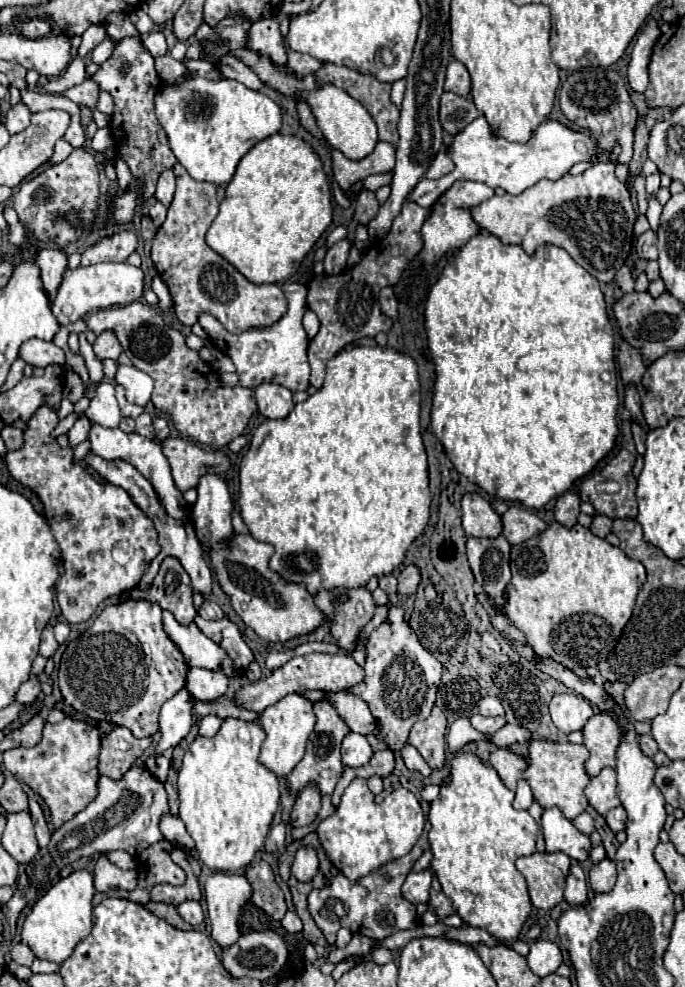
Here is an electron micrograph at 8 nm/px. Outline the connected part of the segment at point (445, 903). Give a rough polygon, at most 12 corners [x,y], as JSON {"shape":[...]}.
{"shape":[[432,878],[430,908],[438,918],[454,914],[450,898]]}

